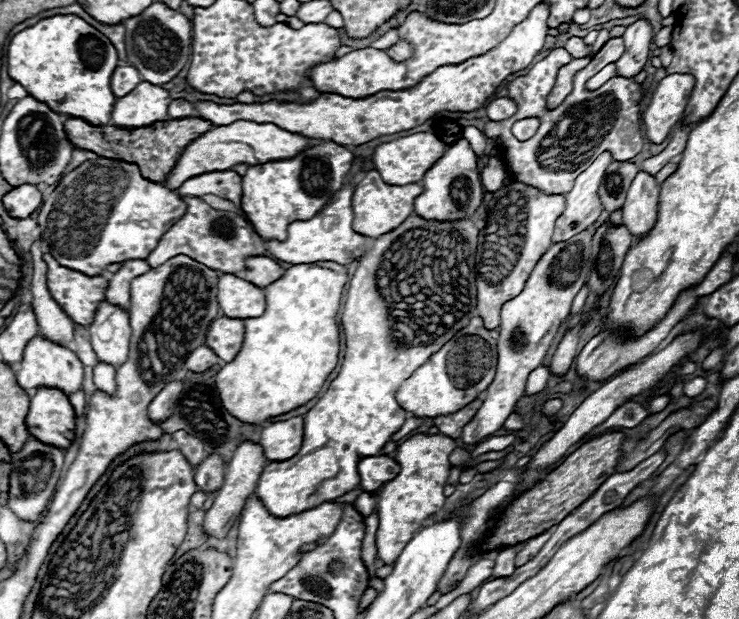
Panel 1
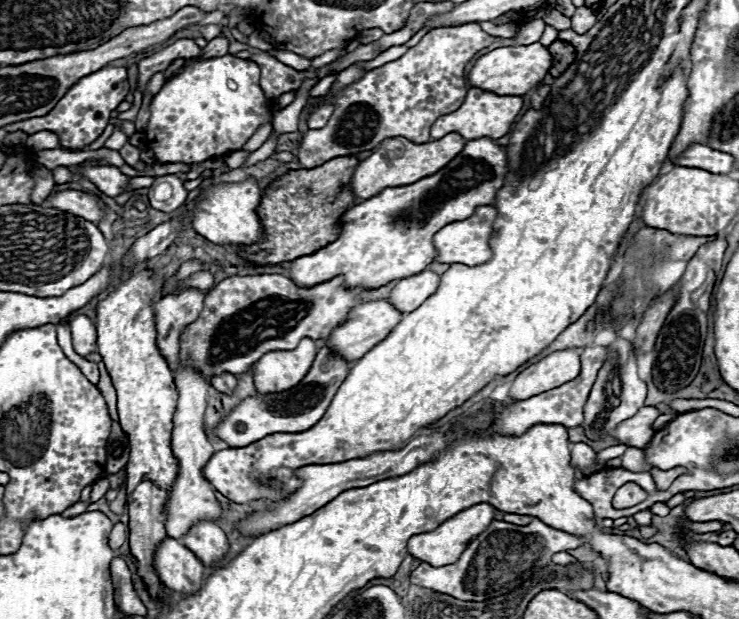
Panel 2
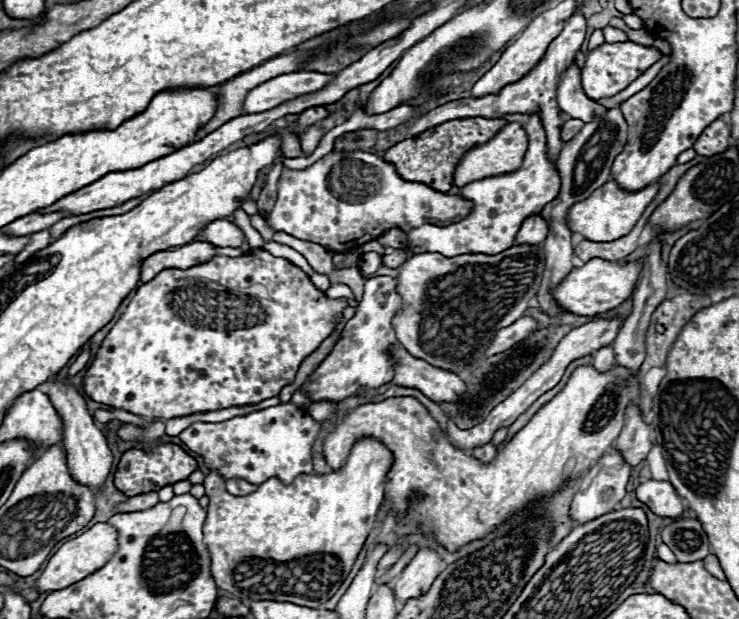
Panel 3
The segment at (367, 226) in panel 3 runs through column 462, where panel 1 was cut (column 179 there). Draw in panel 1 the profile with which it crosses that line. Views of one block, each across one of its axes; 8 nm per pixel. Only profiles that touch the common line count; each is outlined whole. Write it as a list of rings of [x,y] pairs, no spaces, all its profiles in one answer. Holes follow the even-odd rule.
[[[98,156],[96,160],[86,160],[72,172],[64,174],[54,192],[38,208],[38,224],[42,226],[42,240],[48,244],[50,254],[70,270],[80,270],[82,274],[104,274],[108,264],[116,264],[128,258],[148,258],[162,238],[164,230],[184,214],[186,206],[180,196],[156,182],[142,178],[136,164],[124,160],[112,160]]]

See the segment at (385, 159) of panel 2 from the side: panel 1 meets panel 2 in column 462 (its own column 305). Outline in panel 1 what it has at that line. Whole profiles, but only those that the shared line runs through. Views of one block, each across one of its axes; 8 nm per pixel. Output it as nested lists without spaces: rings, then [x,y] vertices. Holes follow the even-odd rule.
[[[236,120],[226,126],[214,126],[196,140],[192,140],[184,152],[180,154],[178,162],[162,182],[164,188],[176,190],[184,178],[192,178],[192,174],[204,174],[208,170],[228,170],[236,164],[256,164],[256,162],[270,162],[272,158],[292,158],[292,154],[300,154],[304,146],[310,146],[310,140],[292,134],[286,130],[280,130],[274,124],[256,124],[248,120]]]

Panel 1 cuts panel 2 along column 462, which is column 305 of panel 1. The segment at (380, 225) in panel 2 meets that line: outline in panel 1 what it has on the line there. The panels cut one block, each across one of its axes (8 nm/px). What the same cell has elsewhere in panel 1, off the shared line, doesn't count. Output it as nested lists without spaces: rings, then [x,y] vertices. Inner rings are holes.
[[[326,140],[322,144],[308,146],[294,158],[248,166],[246,174],[242,176],[242,210],[264,240],[276,238],[284,242],[288,224],[312,218],[312,214],[316,214],[324,202],[328,202],[332,192],[340,190],[340,182],[344,182],[352,160],[354,154],[350,150],[334,140]]]

